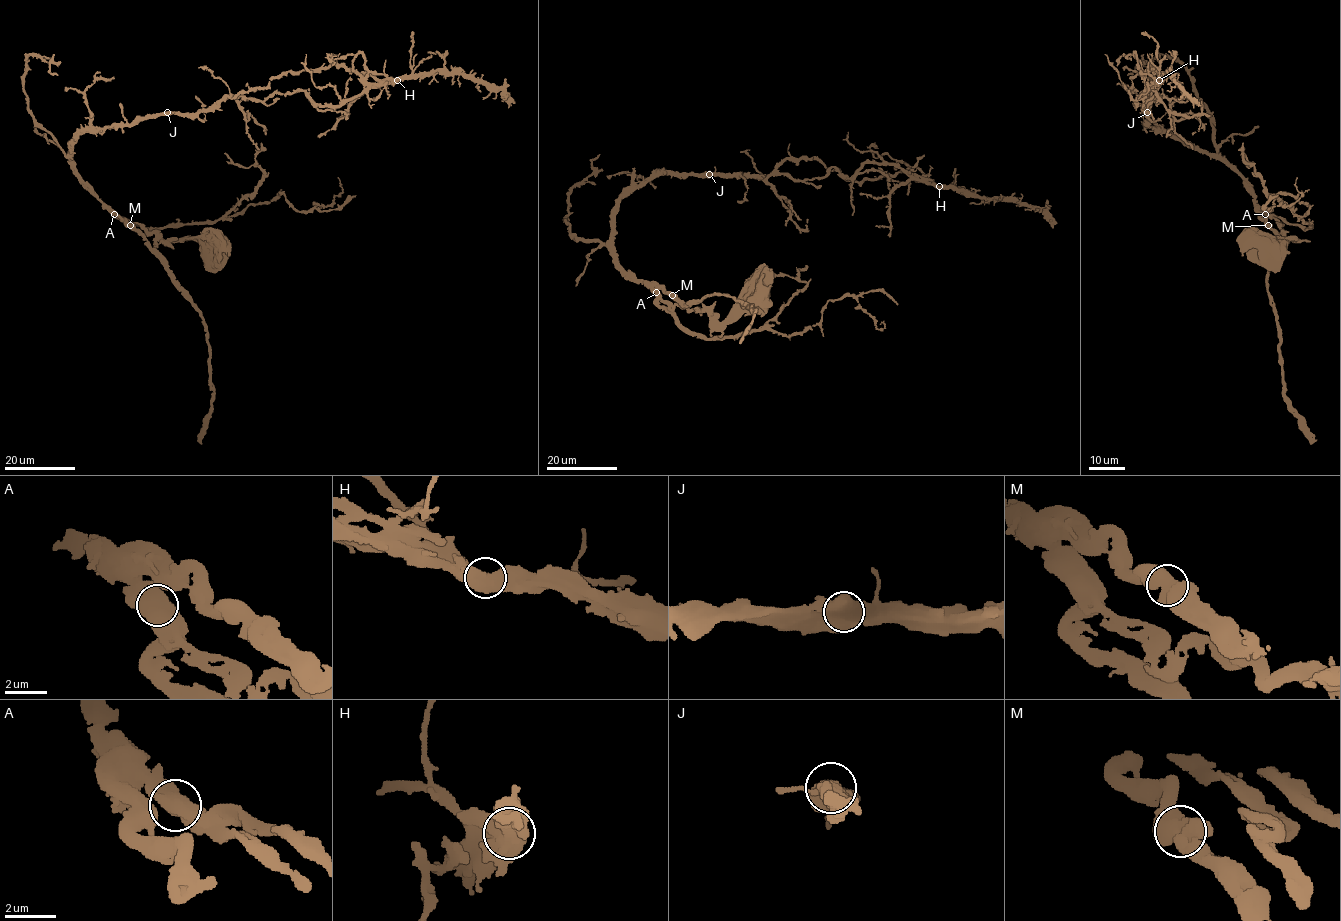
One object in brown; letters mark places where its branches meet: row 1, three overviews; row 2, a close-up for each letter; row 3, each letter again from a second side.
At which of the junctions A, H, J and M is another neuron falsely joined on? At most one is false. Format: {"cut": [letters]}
{"cut": ["H"]}

